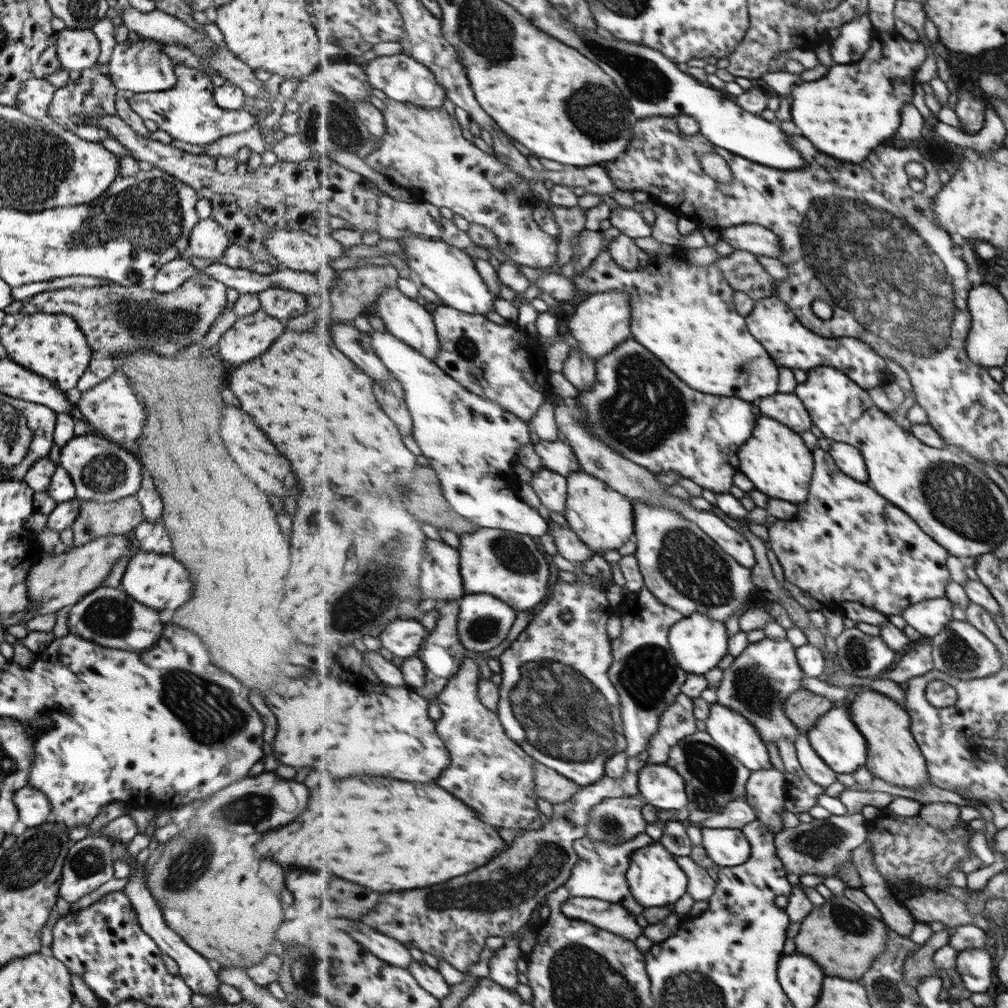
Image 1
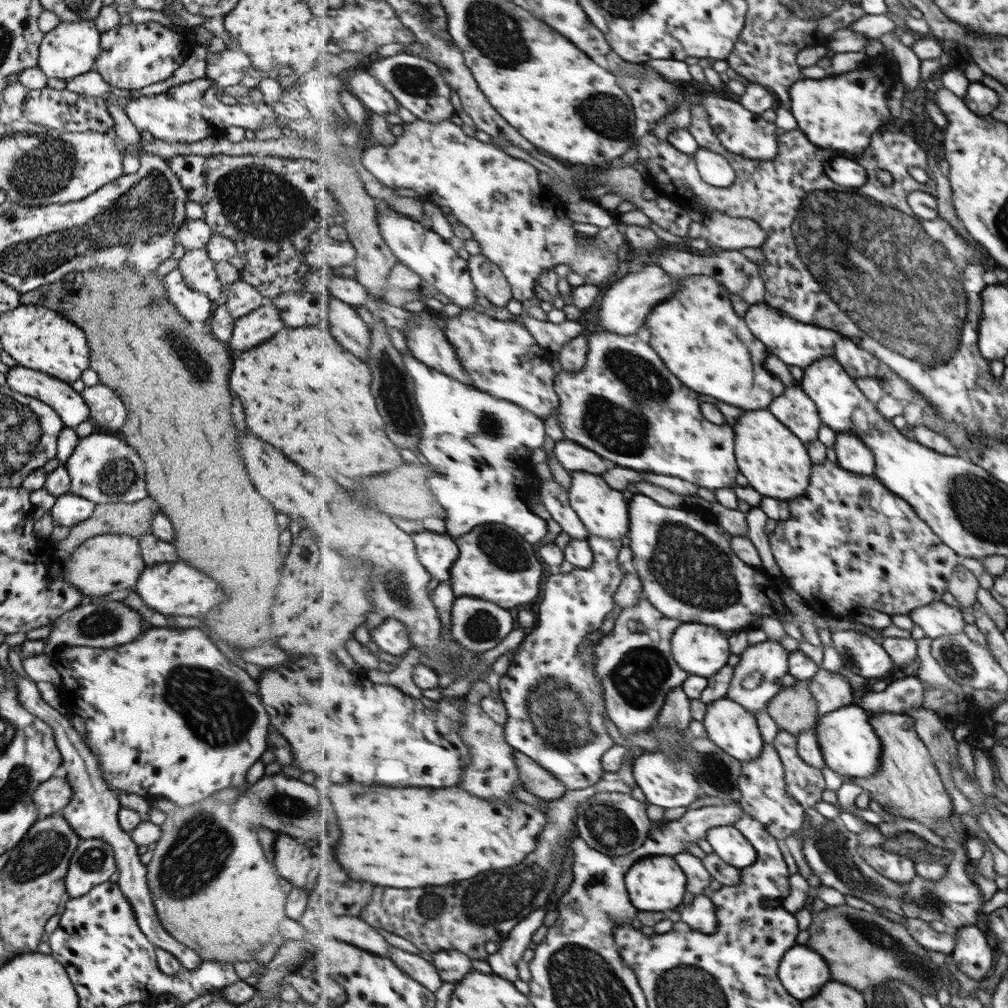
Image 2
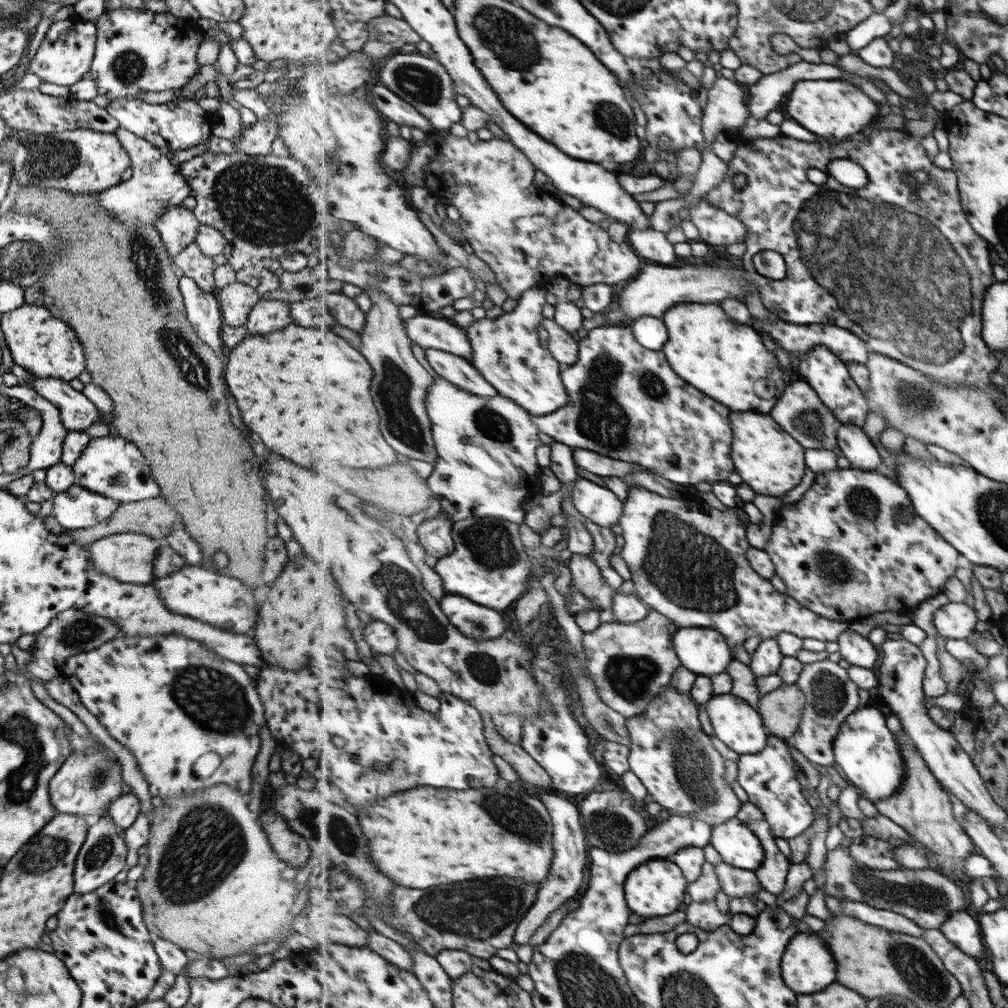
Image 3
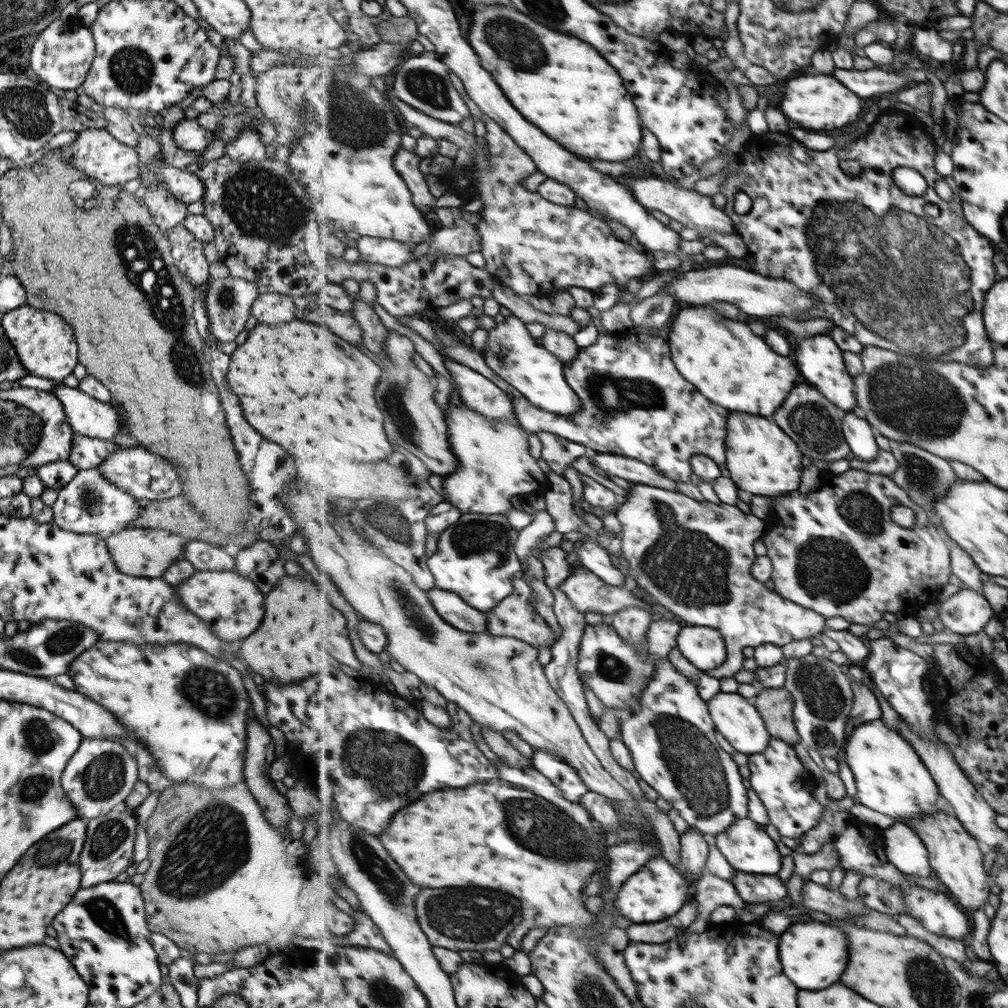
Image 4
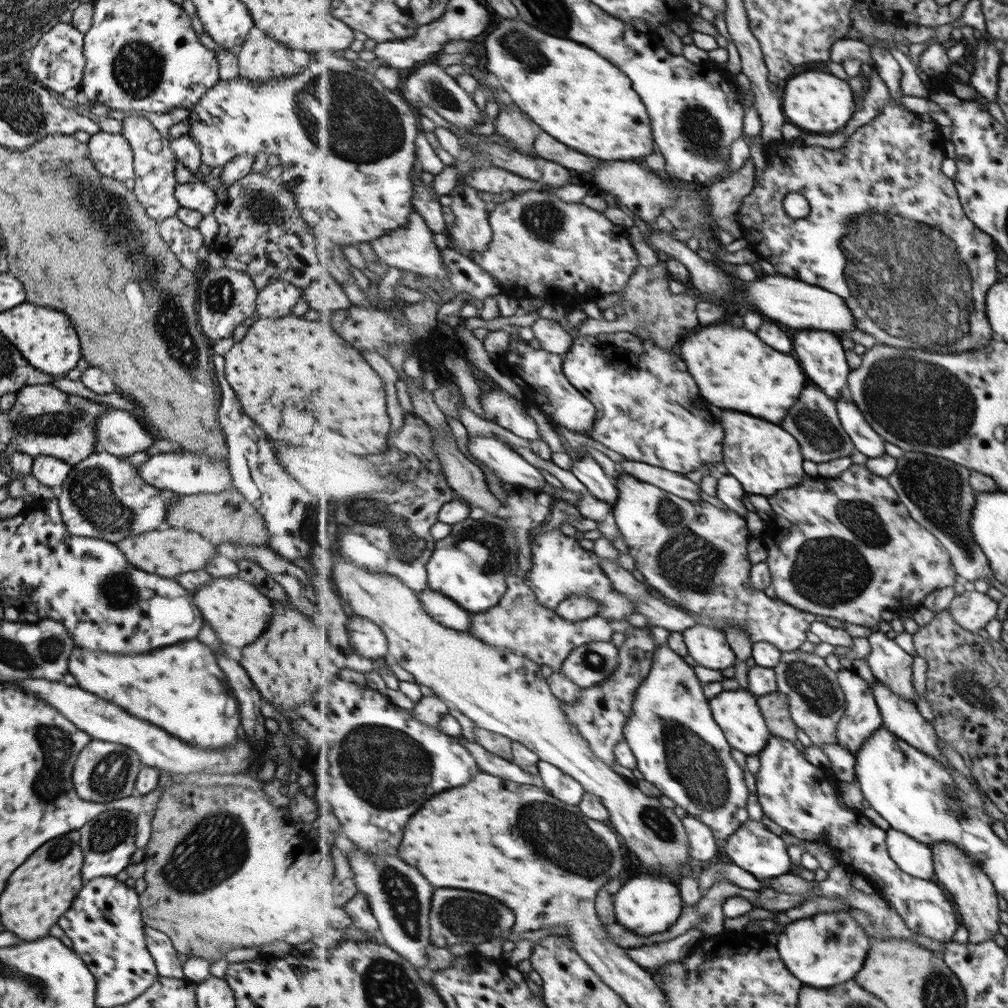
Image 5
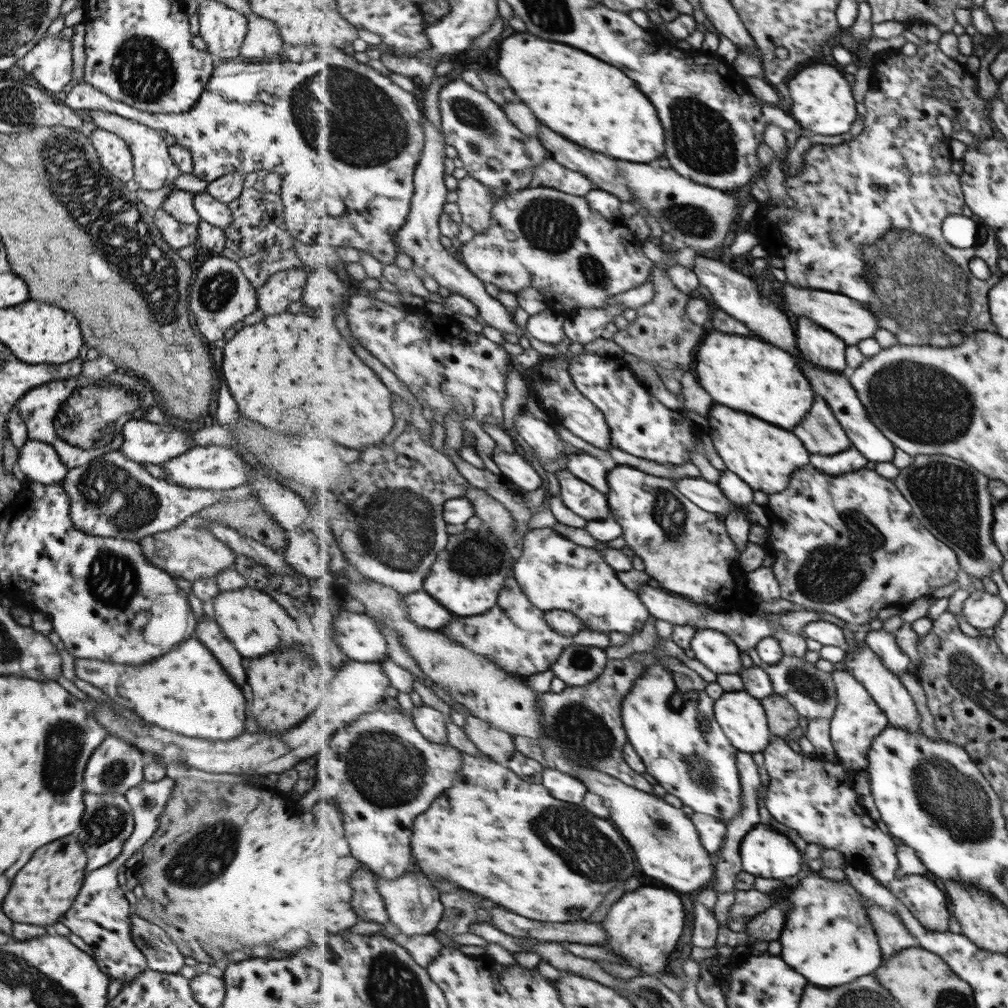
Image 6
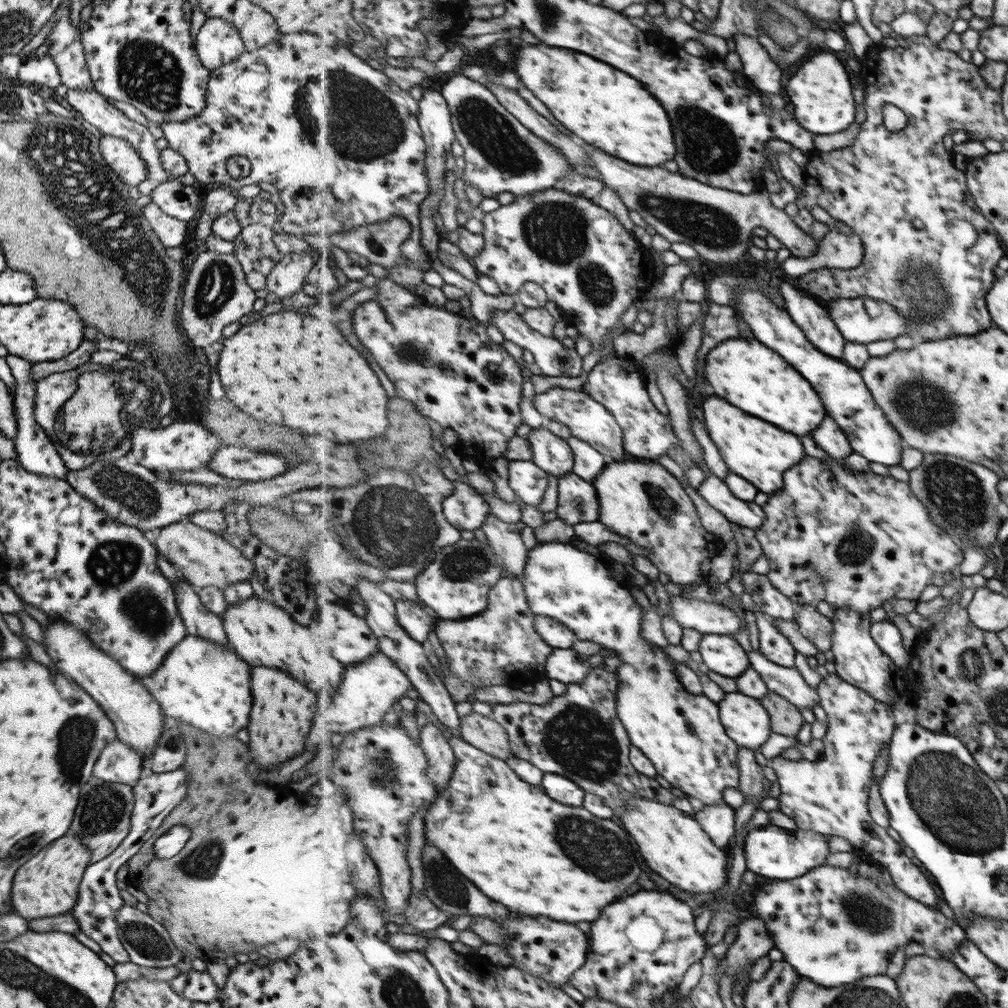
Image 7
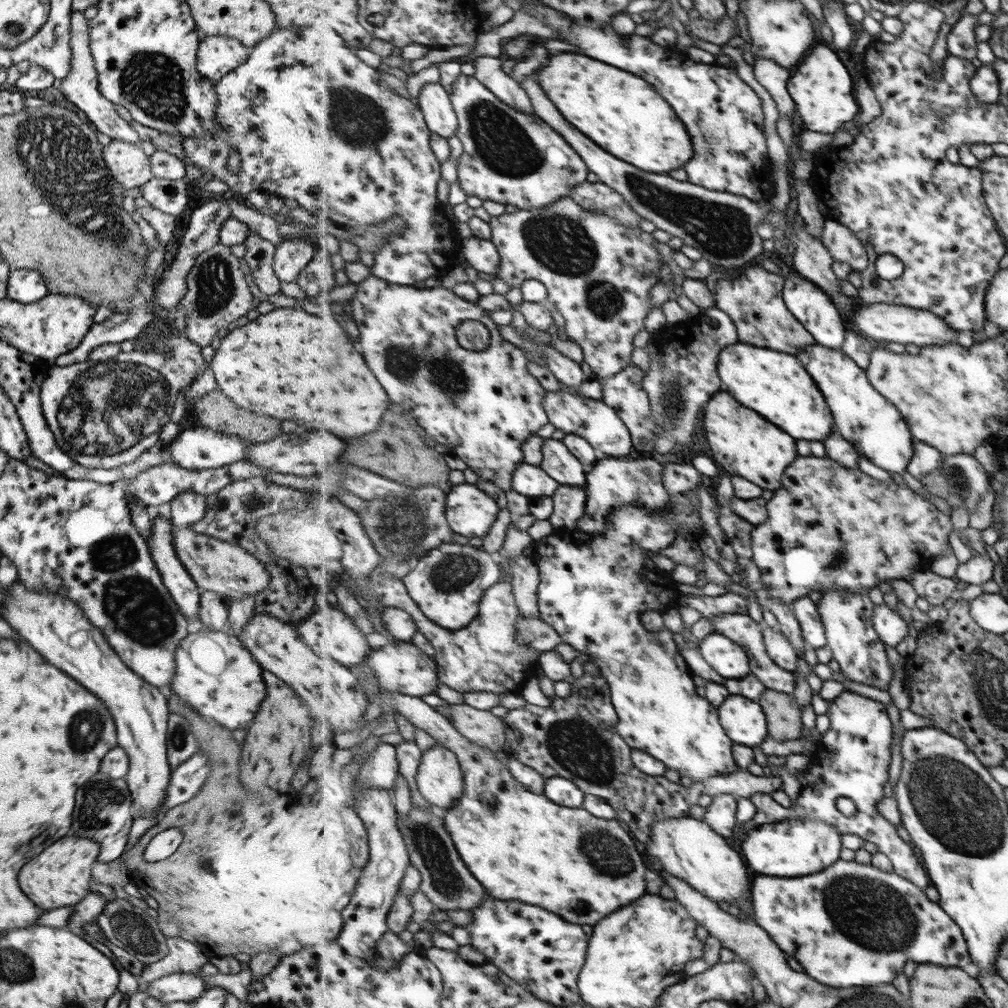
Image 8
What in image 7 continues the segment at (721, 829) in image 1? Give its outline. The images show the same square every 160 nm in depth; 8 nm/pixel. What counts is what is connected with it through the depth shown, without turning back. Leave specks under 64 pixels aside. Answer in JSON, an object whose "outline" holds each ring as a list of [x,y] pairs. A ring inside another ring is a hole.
{"outline":[[[765,825],[760,828],[756,828],[750,831],[745,838],[745,859],[748,870],[757,872],[756,875],[767,876],[767,878],[775,878],[775,880],[793,880],[793,878],[799,878],[803,876],[807,870],[811,872],[813,868],[817,866],[823,866],[826,864],[828,856],[830,856],[830,837],[823,836],[819,832],[797,829],[795,832],[787,830],[787,828],[780,828],[775,825]]]}

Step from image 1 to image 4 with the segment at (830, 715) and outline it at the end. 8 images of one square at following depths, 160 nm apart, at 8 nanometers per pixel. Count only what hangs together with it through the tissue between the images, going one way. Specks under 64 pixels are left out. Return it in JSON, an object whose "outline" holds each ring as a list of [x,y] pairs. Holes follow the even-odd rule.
{"outline":[[[880,719],[856,726],[846,741],[844,753],[845,760],[855,775],[858,786],[857,801],[861,804],[890,816],[895,823],[912,822],[914,818],[924,818],[926,814],[938,812],[938,804],[943,796],[930,769],[922,762],[922,758],[906,737],[900,732],[889,730]]]}

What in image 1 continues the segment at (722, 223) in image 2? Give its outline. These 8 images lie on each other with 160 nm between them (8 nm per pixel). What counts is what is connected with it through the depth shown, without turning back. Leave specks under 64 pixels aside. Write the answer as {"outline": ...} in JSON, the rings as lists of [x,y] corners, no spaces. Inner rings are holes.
{"outline":[[[742,224],[719,230],[719,238],[737,251],[749,251],[757,256],[778,258],[781,254],[779,236],[760,224]]]}

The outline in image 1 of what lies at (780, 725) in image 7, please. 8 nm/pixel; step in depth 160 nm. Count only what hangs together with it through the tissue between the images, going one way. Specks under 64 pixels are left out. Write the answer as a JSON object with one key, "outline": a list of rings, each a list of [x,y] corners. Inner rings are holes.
{"outline":[[[799,689],[794,692],[784,704],[784,711],[795,723],[801,733],[808,734],[818,720],[835,705],[826,696],[817,694],[809,689]]]}

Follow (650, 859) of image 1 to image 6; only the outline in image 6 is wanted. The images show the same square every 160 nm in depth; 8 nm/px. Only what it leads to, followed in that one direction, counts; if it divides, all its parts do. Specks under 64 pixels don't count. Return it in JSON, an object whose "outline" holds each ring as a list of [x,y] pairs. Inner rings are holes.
{"outline":[[[643,886],[635,892],[625,894],[617,904],[613,904],[611,914],[601,923],[608,932],[606,947],[617,955],[627,957],[627,965],[647,975],[665,975],[670,972],[669,959],[677,952],[677,944],[685,932],[687,912],[676,890],[669,892],[667,888],[663,890]]]}

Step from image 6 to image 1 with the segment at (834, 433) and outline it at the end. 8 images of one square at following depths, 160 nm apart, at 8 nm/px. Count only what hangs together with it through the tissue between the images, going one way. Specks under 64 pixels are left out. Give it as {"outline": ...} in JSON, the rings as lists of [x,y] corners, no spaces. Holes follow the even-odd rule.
{"outline":[[[778,392],[775,396],[763,398],[761,404],[757,405],[763,415],[775,416],[775,420],[795,428],[794,431],[800,434],[811,430],[814,424],[810,410],[795,392]]]}

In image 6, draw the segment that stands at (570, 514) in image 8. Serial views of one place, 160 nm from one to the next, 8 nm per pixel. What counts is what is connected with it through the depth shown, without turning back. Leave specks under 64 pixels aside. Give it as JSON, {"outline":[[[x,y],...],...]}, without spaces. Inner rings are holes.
{"outline":[[[568,468],[559,473],[561,482],[560,499],[565,507],[587,522],[601,521],[613,517],[608,496],[599,492],[572,474]]]}

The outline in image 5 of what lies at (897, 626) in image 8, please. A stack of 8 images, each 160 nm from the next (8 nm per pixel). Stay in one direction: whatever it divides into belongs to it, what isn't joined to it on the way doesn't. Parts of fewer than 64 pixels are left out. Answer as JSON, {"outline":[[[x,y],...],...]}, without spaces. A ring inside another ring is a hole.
{"outline":[[[875,631],[868,632],[867,639],[869,640],[871,651],[865,658],[867,660],[873,675],[877,680],[889,685],[892,691],[900,694],[915,703],[915,686],[913,686],[913,656],[907,654],[895,640],[892,634]]]}

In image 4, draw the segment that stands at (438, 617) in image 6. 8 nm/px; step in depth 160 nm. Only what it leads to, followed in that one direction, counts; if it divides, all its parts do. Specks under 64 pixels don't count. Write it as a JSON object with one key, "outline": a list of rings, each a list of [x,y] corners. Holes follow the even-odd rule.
{"outline":[[[439,587],[431,589],[429,595],[437,613],[454,628],[474,633],[487,632],[489,628],[487,614],[467,604],[462,596]]]}

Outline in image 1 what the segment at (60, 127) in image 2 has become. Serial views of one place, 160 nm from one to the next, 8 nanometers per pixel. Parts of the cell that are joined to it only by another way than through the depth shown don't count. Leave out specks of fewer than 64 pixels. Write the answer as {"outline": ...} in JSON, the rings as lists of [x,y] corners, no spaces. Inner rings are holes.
{"outline":[[[95,62],[95,65],[80,72],[77,80],[68,80],[66,85],[53,91],[49,104],[46,106],[46,120],[63,129],[82,127],[80,114],[114,114],[115,88],[107,74],[107,63]]]}

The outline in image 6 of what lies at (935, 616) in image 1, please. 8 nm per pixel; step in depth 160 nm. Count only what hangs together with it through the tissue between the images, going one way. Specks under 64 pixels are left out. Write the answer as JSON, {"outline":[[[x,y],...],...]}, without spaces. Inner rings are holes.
{"outline":[[[971,590],[964,601],[962,614],[969,625],[976,629],[994,628],[1006,610],[999,595],[983,590]]]}

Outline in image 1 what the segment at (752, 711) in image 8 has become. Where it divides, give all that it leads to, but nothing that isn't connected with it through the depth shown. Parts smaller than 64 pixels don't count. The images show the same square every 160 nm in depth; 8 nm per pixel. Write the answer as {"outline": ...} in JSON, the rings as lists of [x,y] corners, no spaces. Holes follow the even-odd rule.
{"outline":[[[712,703],[706,731],[729,755],[751,771],[771,768],[769,750],[758,728],[740,712],[721,703]]]}

